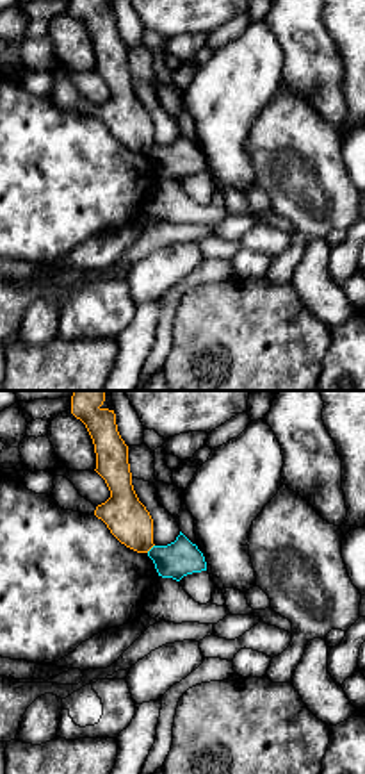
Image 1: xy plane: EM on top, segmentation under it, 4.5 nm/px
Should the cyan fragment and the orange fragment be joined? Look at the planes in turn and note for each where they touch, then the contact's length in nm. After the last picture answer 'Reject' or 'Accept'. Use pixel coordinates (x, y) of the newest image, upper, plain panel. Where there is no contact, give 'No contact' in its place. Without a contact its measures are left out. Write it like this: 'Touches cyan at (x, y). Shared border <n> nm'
Touches cyan at (152, 148). Shared border 50 nm

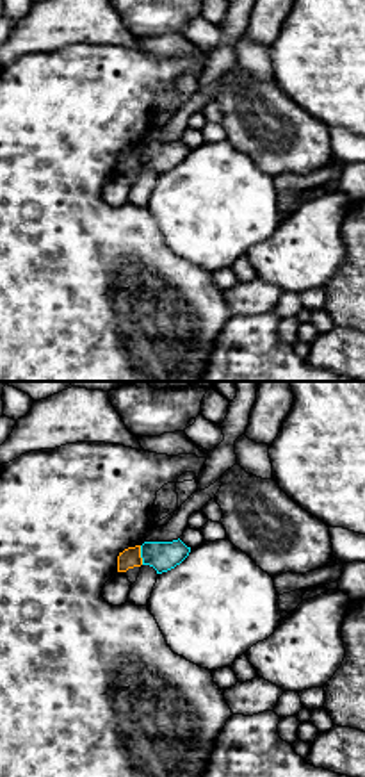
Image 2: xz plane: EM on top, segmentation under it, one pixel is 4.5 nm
Touches cyan at (141, 155). Shared border 90 nm

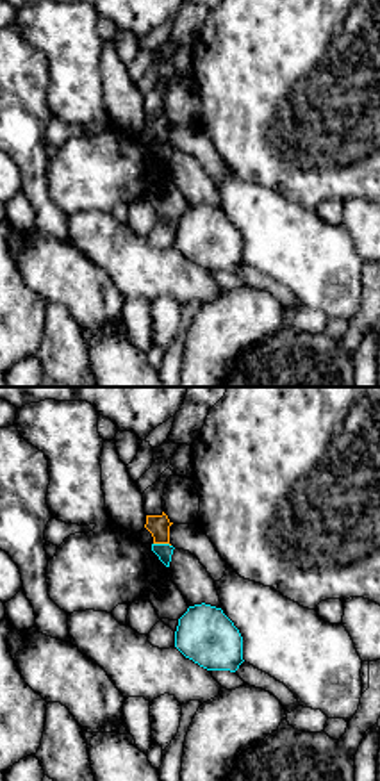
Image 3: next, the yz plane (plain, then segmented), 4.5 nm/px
Touches cyan at (163, 145). Shared border 80 nm

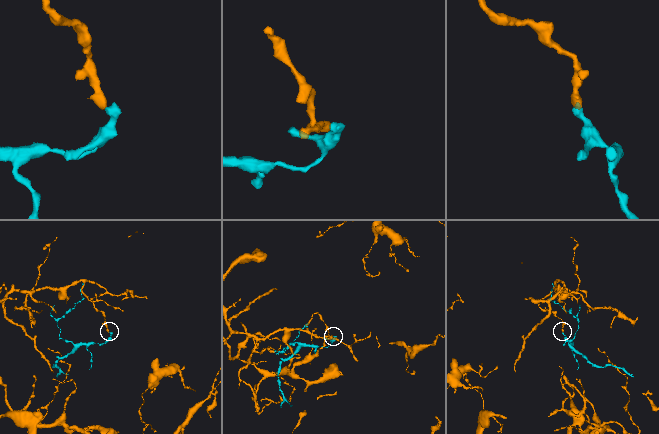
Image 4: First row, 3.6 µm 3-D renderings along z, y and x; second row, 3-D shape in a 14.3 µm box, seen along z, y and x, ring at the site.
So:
Reject

